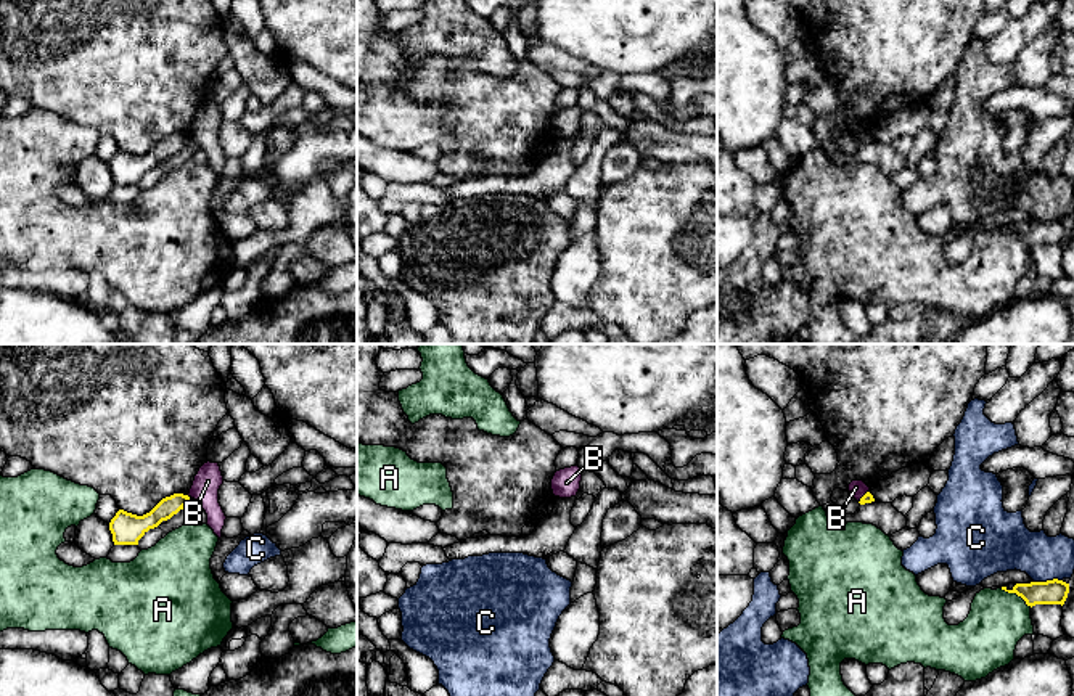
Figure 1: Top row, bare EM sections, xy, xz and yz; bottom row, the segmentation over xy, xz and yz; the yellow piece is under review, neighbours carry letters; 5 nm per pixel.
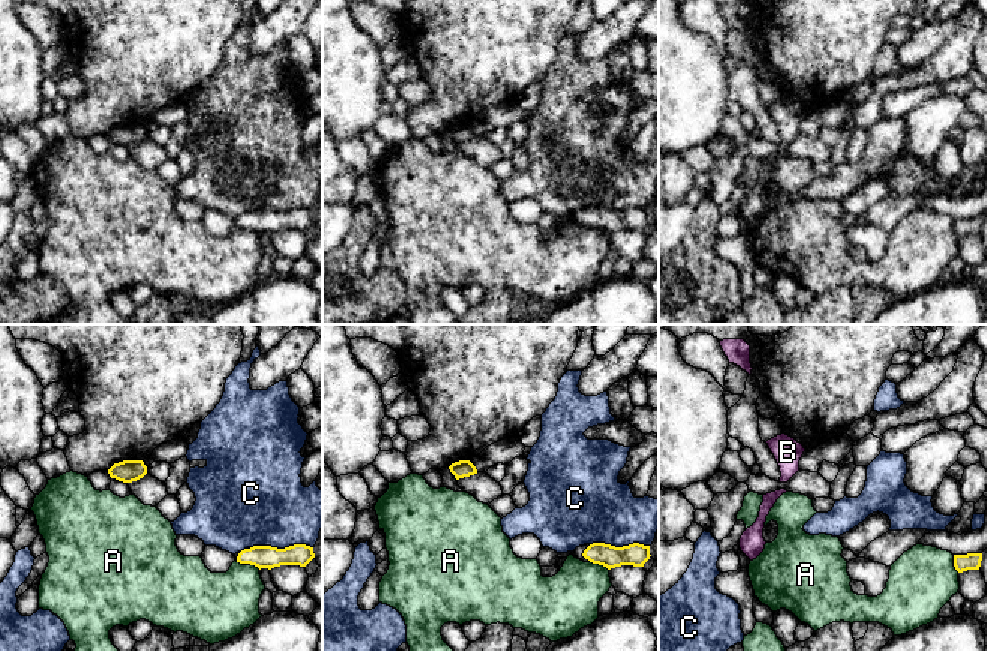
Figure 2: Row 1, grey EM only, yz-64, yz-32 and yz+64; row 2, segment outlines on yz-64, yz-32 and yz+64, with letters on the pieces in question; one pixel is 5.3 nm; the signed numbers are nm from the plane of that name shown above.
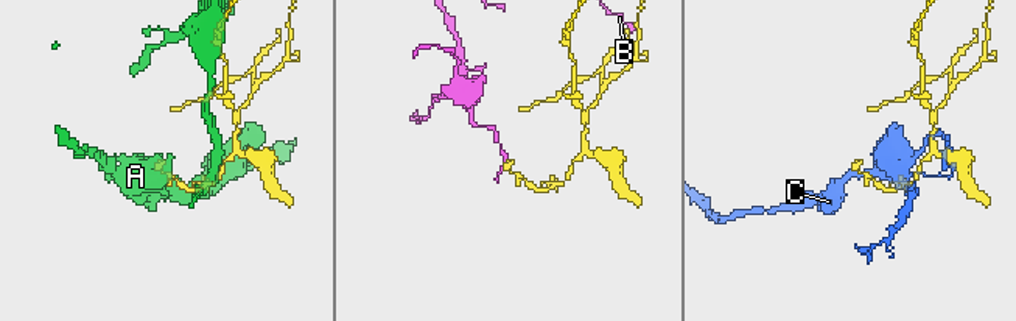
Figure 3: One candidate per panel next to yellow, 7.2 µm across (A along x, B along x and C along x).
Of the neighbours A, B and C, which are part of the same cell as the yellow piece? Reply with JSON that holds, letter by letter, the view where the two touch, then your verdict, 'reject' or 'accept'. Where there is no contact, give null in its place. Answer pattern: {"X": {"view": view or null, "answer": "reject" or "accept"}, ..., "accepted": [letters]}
{"A": {"view": "yz", "answer": "reject"}, "B": {"view": "yz", "answer": "reject"}, "C": {"view": "yz", "answer": "reject"}, "accepted": []}

